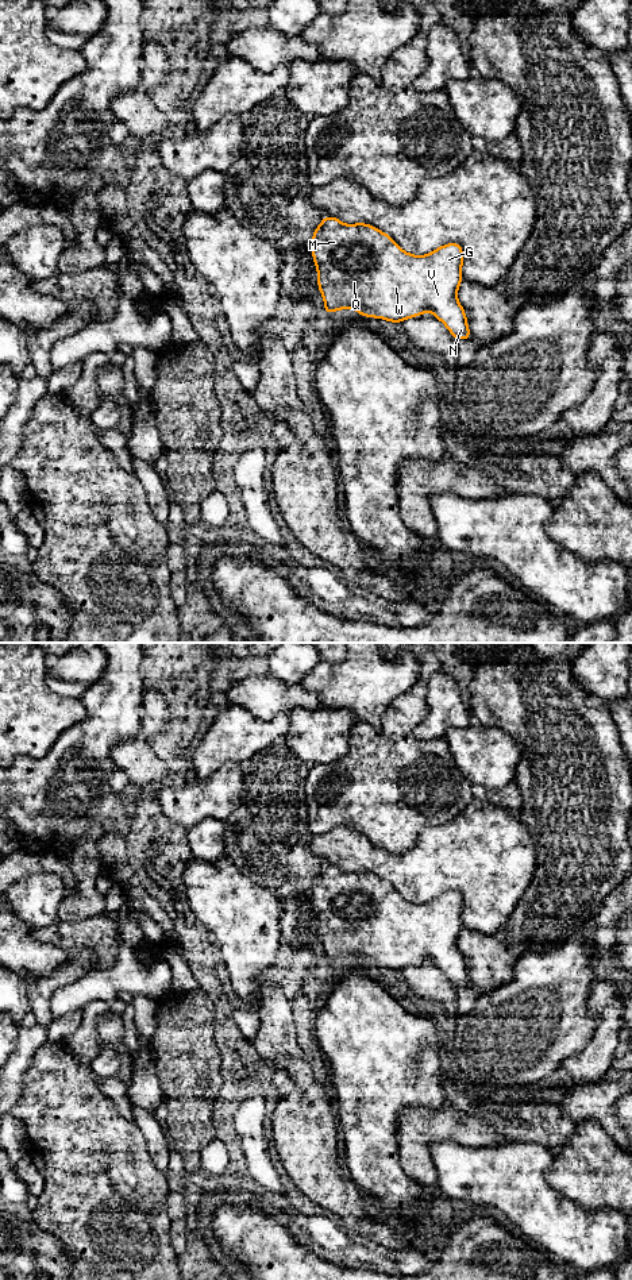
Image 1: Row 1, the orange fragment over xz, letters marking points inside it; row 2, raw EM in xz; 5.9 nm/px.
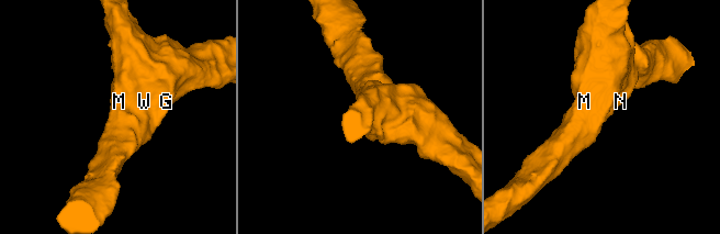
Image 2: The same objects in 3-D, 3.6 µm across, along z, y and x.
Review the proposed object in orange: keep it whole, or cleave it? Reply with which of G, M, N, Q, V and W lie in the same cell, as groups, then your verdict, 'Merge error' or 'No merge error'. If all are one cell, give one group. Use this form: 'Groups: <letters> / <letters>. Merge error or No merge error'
Groups: G M N Q V W. No merge error

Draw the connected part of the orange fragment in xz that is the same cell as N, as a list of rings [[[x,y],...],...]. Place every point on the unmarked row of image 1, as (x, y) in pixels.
[[[325,864],[313,879],[312,905],[325,961],[351,956],[359,964],[401,971],[431,960],[455,988],[471,988],[465,956],[458,949],[458,936],[463,929],[460,892],[452,890],[427,903],[412,903],[374,874],[344,872],[334,864]]]

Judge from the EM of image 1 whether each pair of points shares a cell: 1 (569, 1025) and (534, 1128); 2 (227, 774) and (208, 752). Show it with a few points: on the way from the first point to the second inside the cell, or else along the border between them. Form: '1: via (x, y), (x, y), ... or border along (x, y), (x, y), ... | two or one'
1: via (539, 1047), (500, 1086), (498, 1103), (504, 1106) | one
2: border along (238, 763), (224, 763), (204, 779), (192, 778) | two

